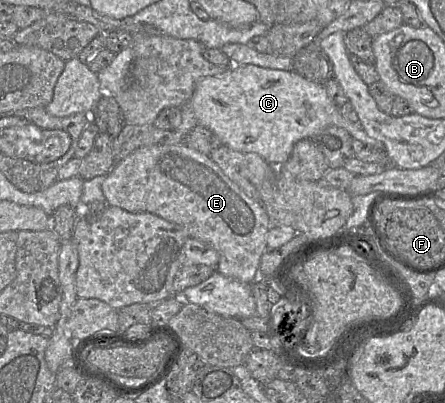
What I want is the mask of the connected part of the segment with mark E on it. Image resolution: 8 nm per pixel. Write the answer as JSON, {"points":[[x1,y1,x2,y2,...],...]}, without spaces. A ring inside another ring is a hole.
{"points":[[186,144,142,147,115,163,102,183,102,192,108,206,119,207,131,213,148,212,169,222,187,227,189,236,214,248,219,261,216,271,246,283,259,278,261,256,267,248,266,234,271,220,259,200,249,197,207,155]]}

